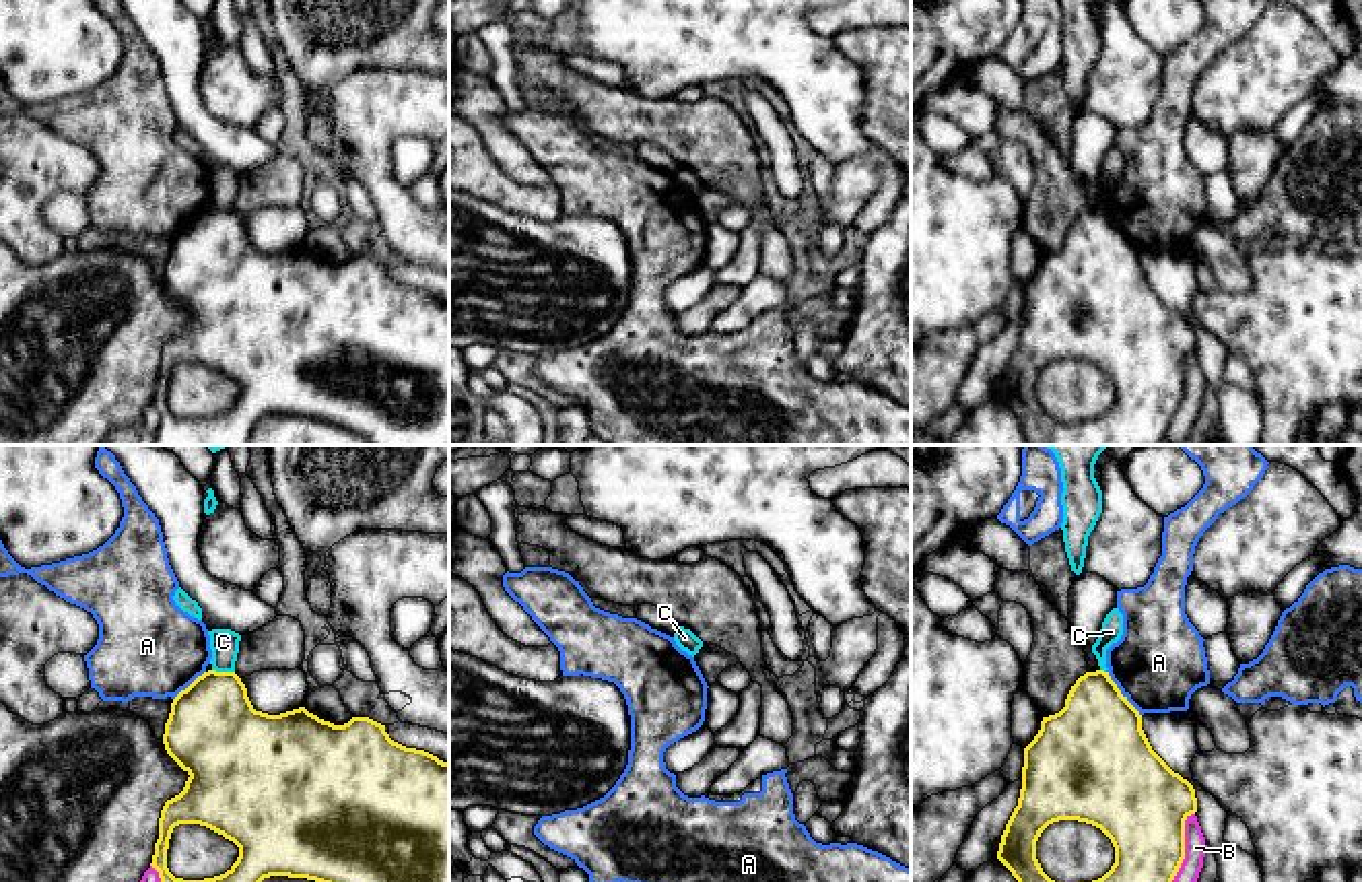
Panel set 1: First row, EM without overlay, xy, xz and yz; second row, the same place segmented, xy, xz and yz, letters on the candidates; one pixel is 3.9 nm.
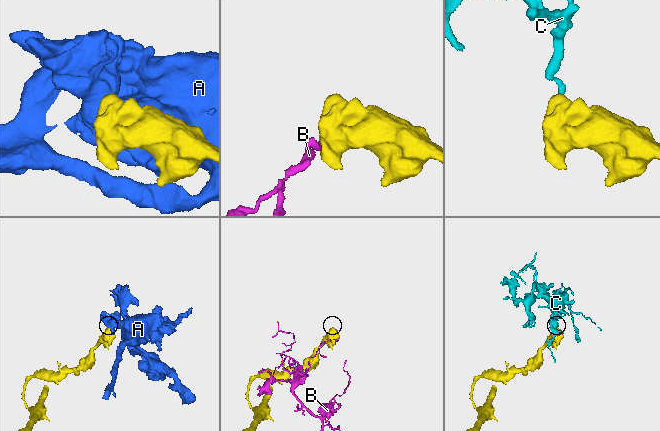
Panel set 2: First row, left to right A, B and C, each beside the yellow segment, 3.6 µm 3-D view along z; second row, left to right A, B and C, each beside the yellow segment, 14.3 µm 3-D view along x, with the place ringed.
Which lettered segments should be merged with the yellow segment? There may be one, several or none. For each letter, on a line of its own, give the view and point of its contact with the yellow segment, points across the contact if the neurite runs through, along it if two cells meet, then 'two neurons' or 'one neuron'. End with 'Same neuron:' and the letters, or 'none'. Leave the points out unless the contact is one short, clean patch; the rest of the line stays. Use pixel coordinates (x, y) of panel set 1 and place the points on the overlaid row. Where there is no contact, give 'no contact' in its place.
A: yz (1119, 693) | two neurons
B: yz (1183, 847) | two neurons
C: xy (223, 672) | along xy (213, 668), (233, 672) | two neurons
Same neuron: none

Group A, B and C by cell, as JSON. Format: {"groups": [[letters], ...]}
{"groups": [["A"], ["B"], ["C"]]}

